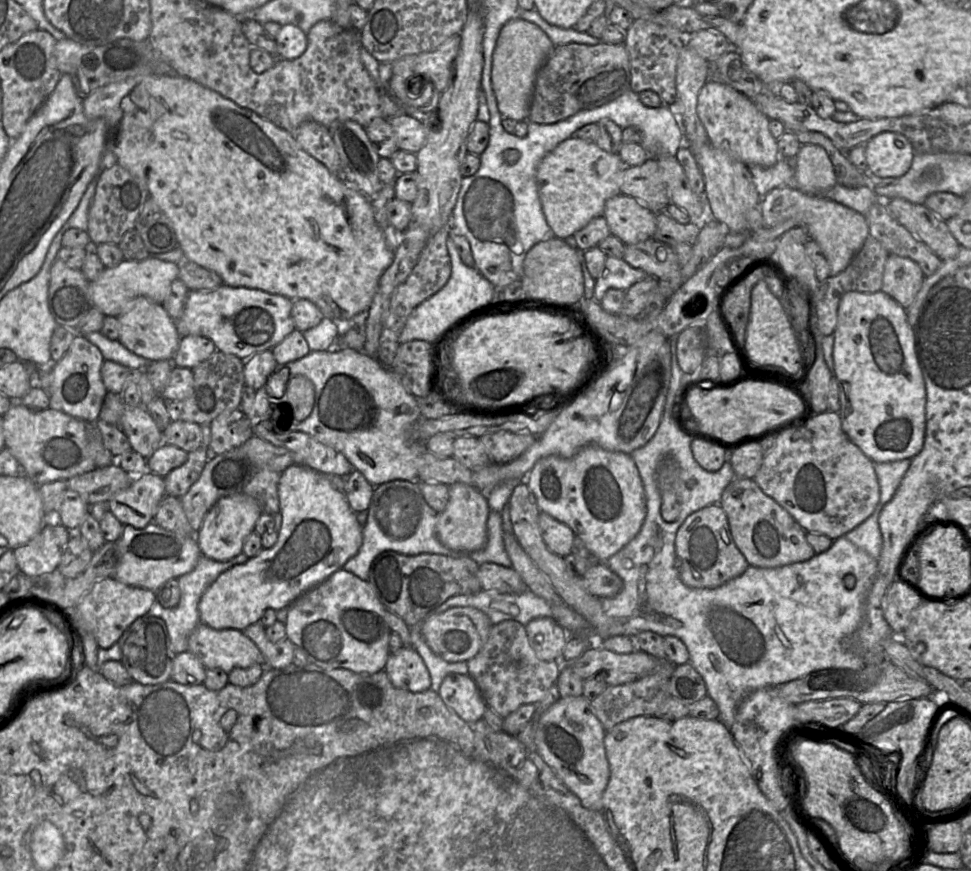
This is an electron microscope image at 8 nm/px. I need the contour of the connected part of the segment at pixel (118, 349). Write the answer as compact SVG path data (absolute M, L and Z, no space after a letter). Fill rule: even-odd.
M100 331L90 332L84 335L102 353L104 360L109 360L128 367L132 371L143 370L153 361L138 356L123 346L119 340L110 340Z

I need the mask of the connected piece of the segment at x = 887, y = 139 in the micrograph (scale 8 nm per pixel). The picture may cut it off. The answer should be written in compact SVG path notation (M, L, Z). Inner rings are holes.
M881 132L865 143L868 169L878 177L901 177L914 158L911 142L897 132Z

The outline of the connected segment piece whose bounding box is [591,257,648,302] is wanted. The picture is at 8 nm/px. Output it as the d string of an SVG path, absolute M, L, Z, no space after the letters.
M607 257L600 276L595 279L594 293L591 299L600 302L610 288L628 290L633 284L648 276L643 270L630 266L623 259Z

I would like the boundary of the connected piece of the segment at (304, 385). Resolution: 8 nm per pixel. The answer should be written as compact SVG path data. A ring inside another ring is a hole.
M305 376L291 377L285 393L280 398L273 398L273 404L290 405L297 421L305 420L312 412L315 402L315 387Z

